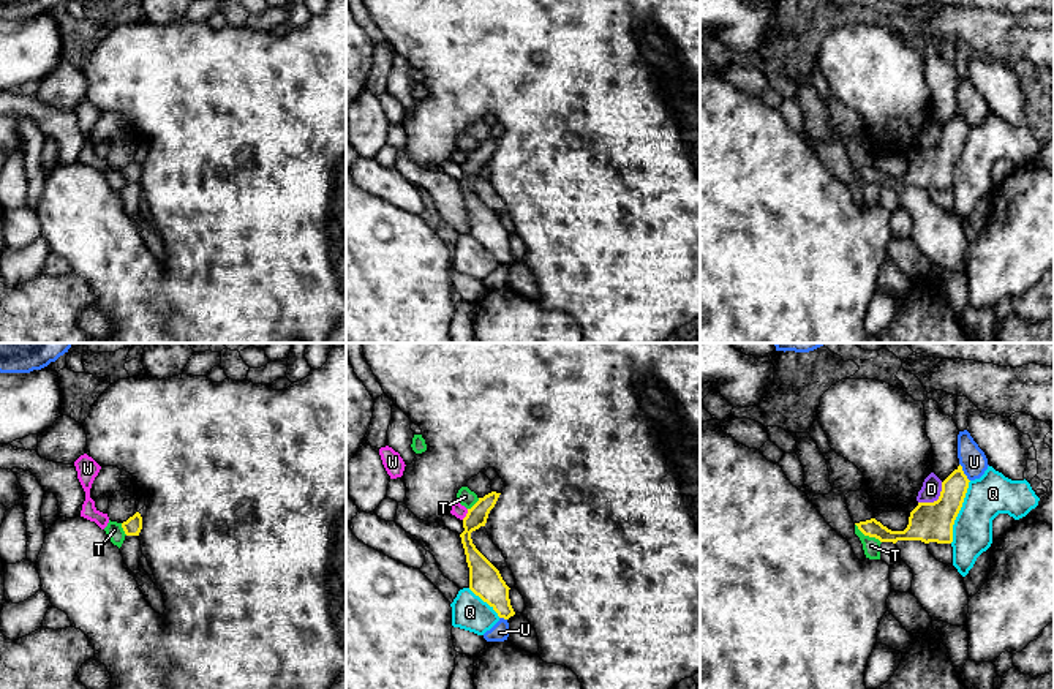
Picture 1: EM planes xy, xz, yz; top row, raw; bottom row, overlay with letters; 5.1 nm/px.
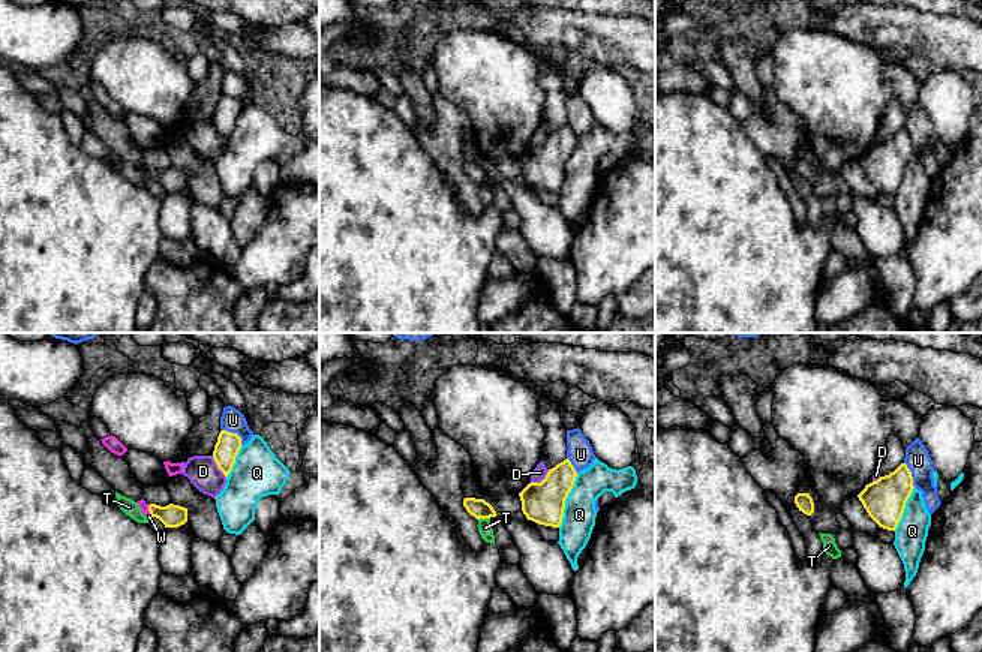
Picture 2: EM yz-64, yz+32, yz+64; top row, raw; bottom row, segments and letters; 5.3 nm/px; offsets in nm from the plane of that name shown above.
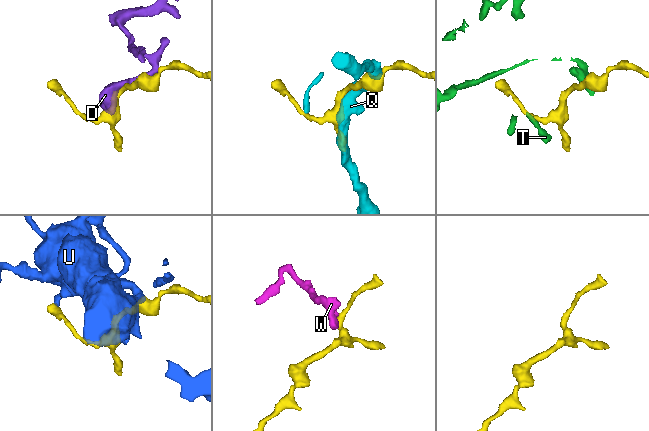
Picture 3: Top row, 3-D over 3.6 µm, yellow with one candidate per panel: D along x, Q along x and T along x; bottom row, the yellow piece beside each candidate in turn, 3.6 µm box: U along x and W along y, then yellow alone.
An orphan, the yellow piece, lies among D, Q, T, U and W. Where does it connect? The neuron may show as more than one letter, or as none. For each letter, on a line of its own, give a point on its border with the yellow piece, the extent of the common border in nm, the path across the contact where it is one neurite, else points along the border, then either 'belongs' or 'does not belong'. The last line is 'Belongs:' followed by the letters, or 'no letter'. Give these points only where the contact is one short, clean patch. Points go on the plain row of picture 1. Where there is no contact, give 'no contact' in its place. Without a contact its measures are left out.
D: meets yellow in yz at (937, 146); contact 170 nm long; does not belong
Q: meets yellow in yz at (958, 158); contact 340 nm long; does not belong
T: meets yellow in yz at (868, 180); contact 170 nm long; border along yz (855, 169), (865, 180), (874, 182), (880, 188); does not belong
U: meets yellow in yz at (963, 119); contact 110 nm long; does not belong
W: meets yellow in xz at (466, 160); contact 70 nm long; border along xz (468, 155), (462, 165); does not belong
Belongs: no letter

